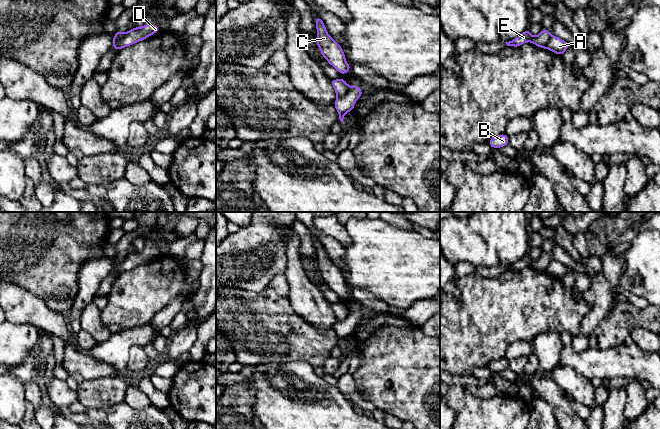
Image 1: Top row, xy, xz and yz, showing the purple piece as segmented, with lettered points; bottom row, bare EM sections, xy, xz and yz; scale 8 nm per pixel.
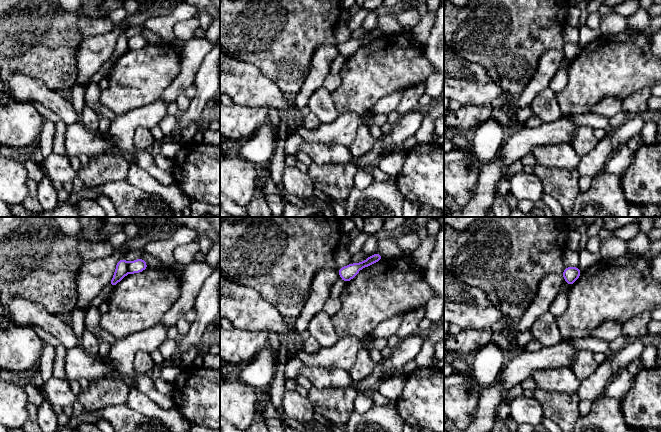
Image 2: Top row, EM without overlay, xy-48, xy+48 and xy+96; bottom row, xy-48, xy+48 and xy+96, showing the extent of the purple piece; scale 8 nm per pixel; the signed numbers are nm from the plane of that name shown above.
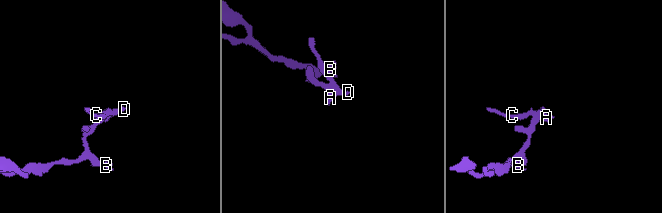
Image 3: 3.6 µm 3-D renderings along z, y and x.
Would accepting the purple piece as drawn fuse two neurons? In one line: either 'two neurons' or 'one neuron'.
two neurons

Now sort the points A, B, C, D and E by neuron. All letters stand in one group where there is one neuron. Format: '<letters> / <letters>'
A C D E / B

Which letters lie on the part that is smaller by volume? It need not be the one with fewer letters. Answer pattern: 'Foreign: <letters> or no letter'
Foreign: A, C, D, E

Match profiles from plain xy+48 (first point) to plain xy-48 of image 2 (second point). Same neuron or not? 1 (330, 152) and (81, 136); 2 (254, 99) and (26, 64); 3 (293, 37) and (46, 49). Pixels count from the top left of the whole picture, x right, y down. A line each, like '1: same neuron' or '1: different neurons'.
1: same neuron
2: different neurons
3: same neuron

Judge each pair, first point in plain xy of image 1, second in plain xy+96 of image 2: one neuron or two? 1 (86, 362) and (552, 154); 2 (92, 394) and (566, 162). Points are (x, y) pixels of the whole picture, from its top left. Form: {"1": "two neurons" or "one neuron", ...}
{"1": "one neuron", "2": "two neurons"}

